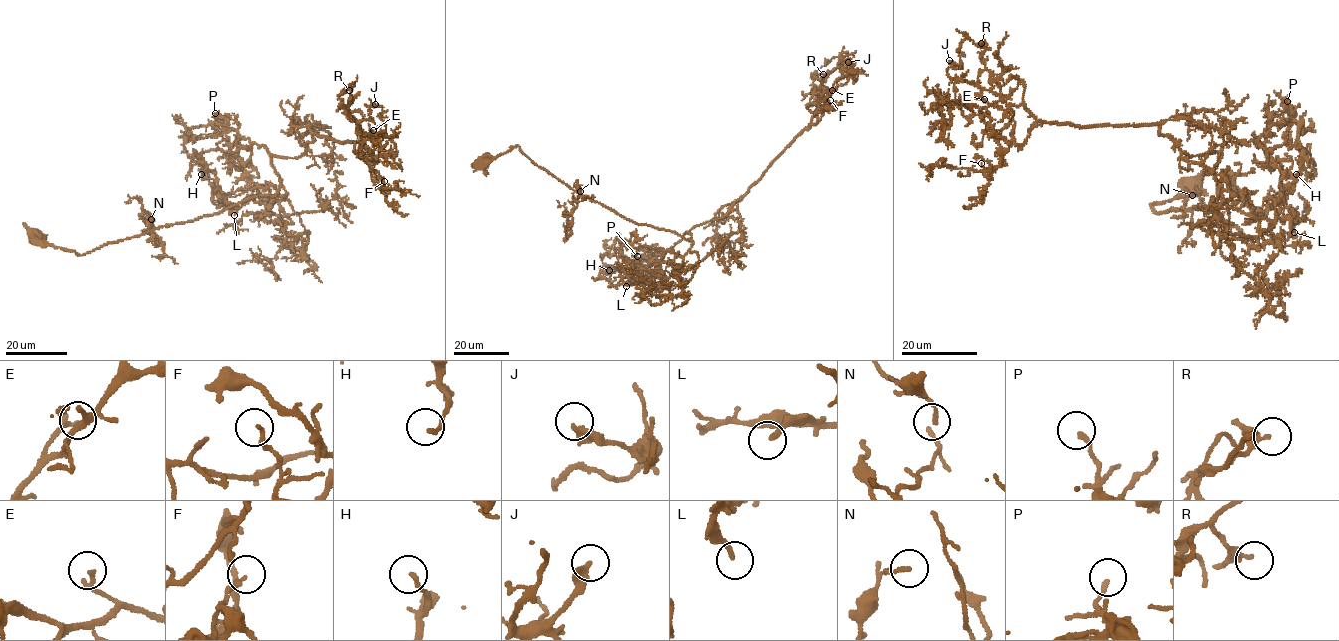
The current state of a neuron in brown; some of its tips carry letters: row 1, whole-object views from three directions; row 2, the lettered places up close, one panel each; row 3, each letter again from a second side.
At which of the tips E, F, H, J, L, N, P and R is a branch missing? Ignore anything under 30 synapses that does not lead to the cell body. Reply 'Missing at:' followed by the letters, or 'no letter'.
Missing at: L

